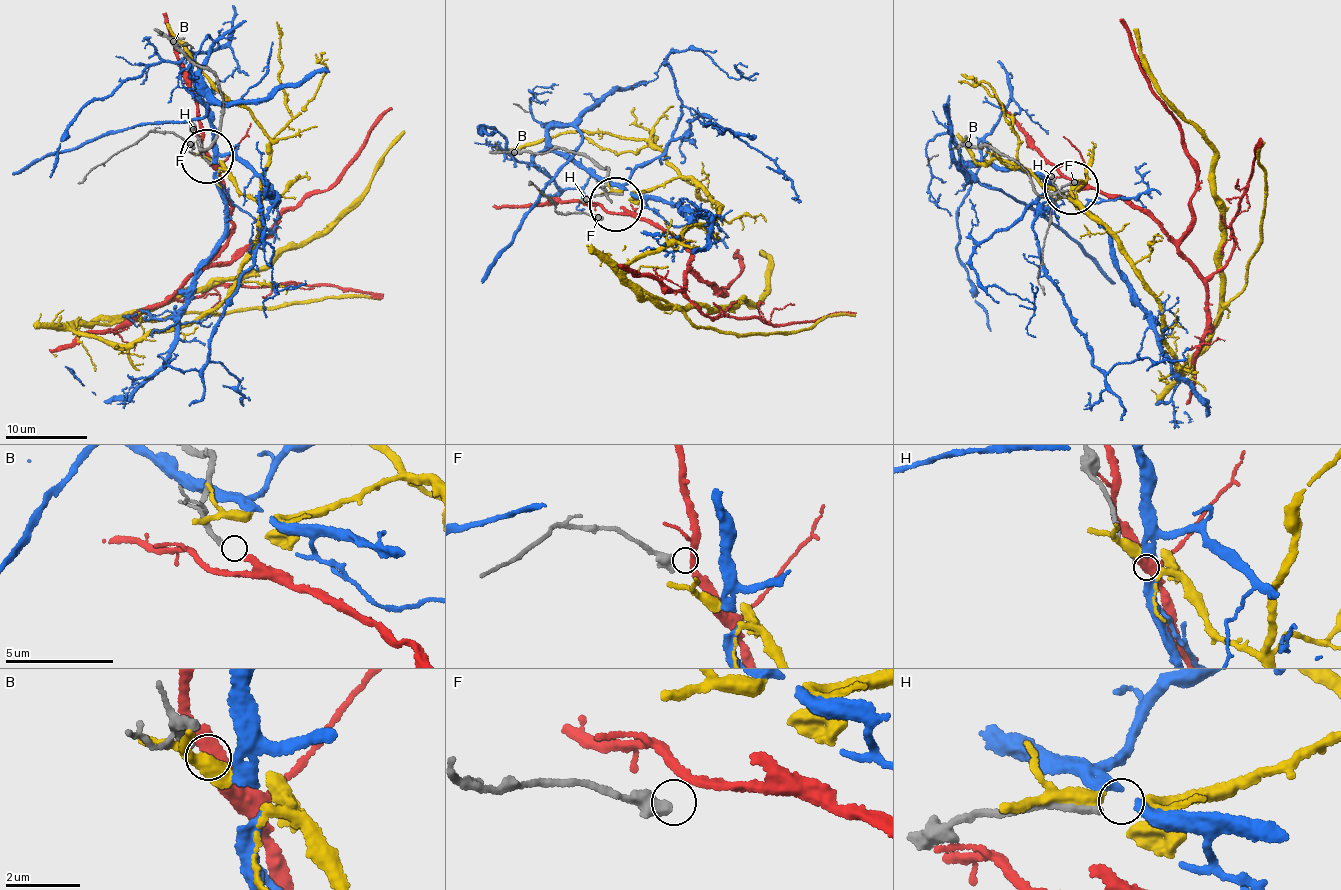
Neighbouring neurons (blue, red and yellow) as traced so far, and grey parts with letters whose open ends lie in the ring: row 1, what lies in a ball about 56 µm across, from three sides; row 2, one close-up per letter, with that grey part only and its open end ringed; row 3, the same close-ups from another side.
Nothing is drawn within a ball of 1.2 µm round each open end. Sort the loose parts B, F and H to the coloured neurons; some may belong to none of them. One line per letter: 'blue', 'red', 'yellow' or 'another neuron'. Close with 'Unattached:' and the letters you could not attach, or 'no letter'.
B: red
F: another neuron
H: another neuron
Unattached: F, H

